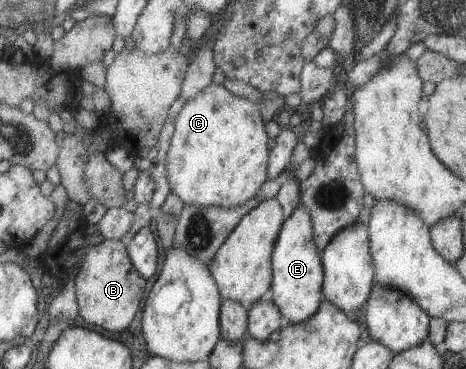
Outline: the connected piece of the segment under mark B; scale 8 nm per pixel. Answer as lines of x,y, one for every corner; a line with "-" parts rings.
104,240
98,245
90,246
75,277
79,315
88,325
110,333
124,331
130,325
146,294
148,280
137,272
126,246
124,240

